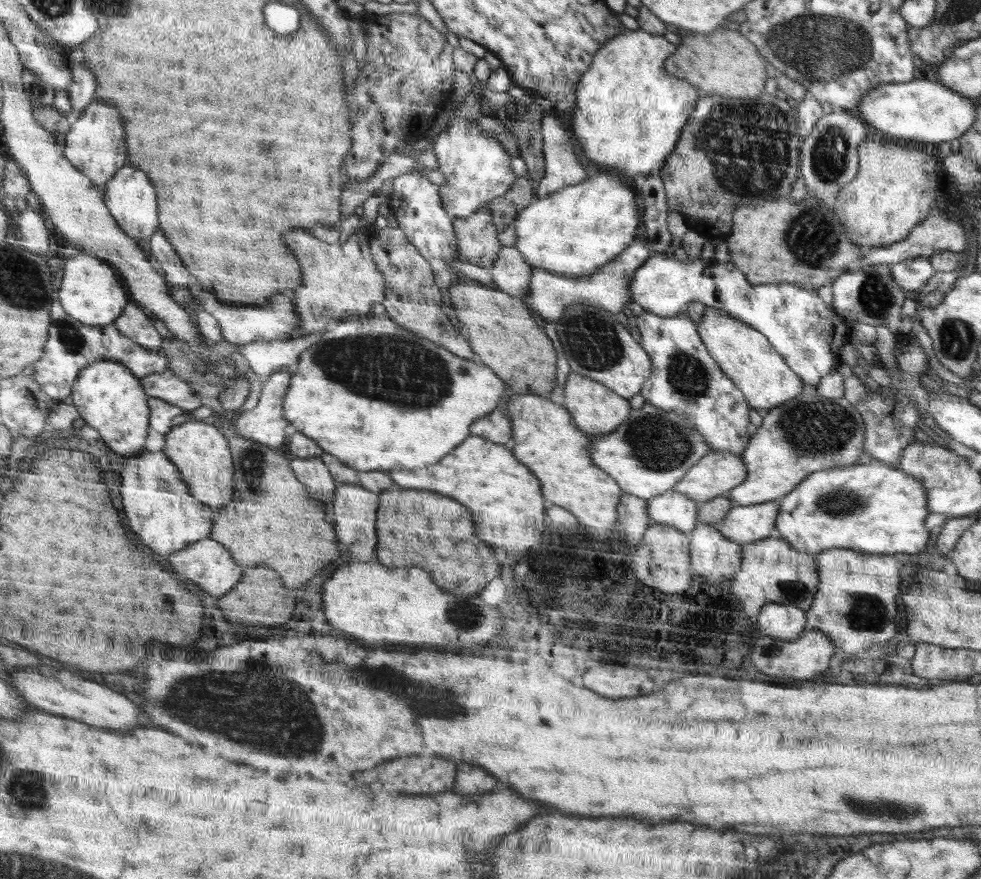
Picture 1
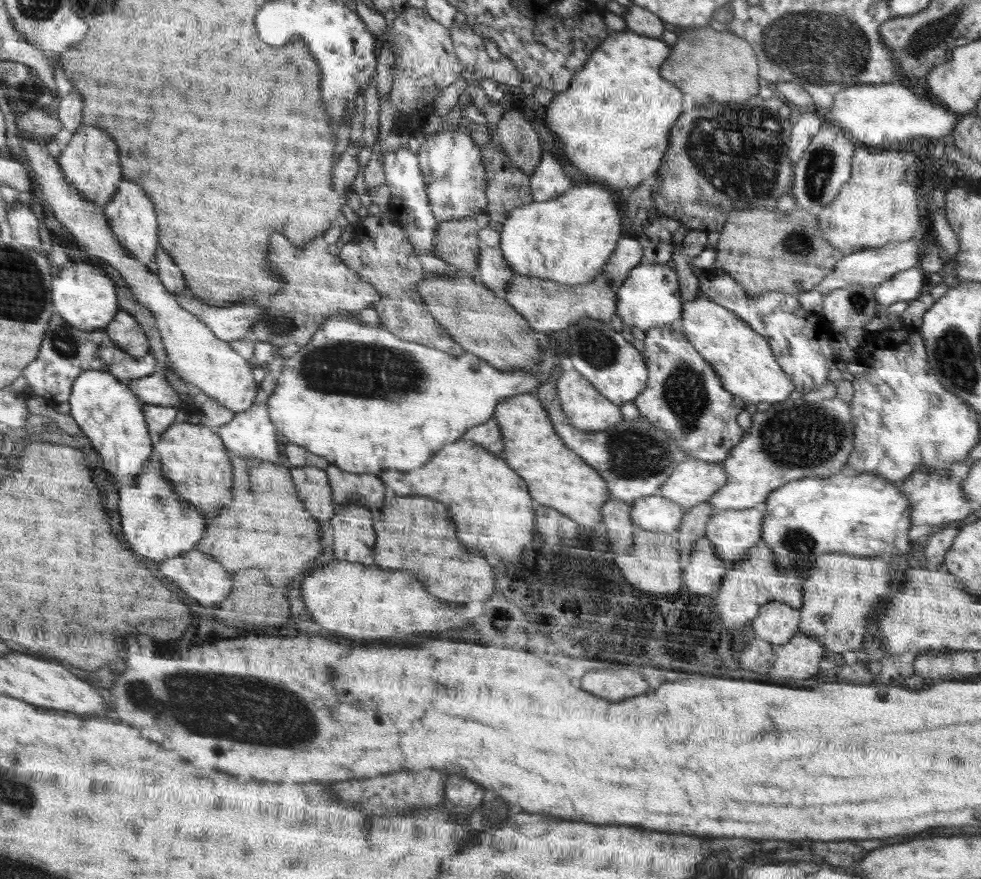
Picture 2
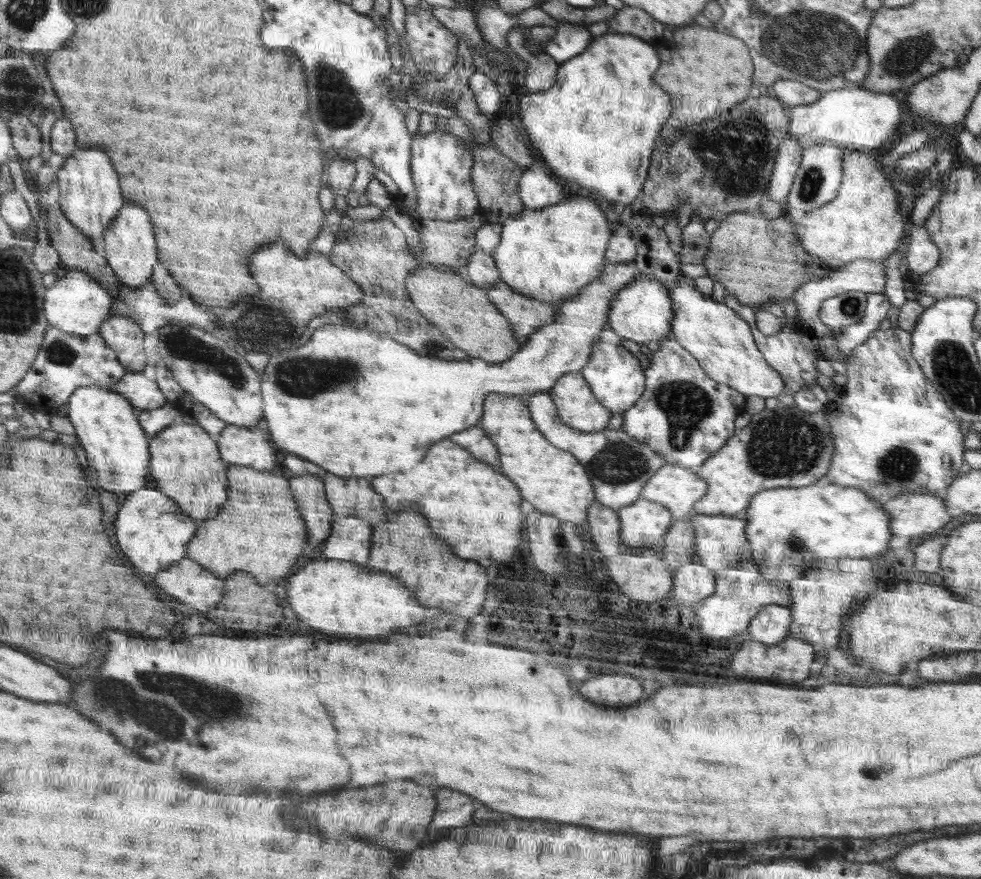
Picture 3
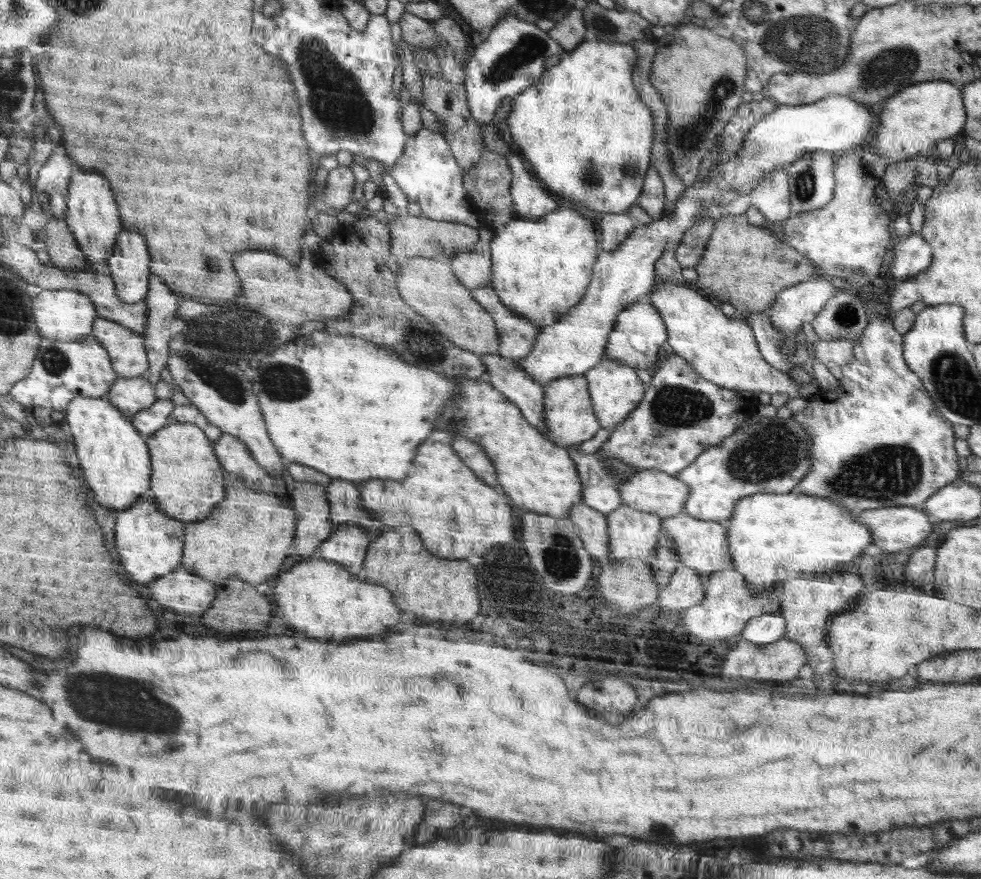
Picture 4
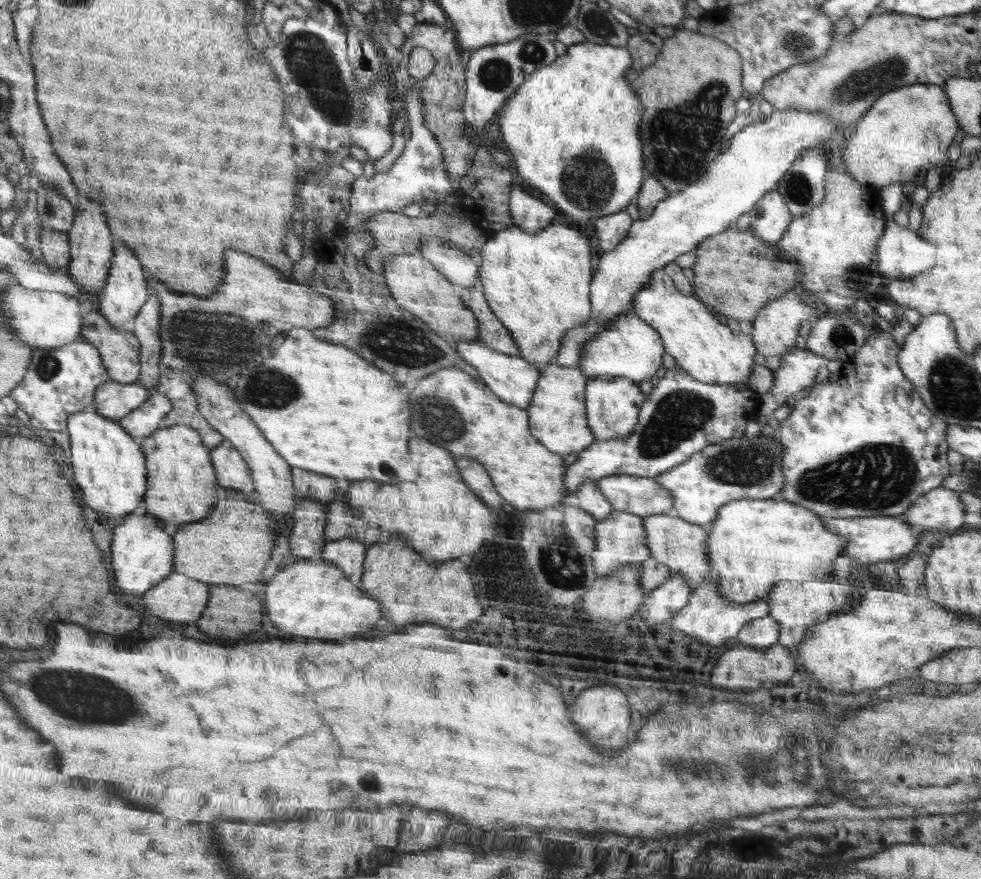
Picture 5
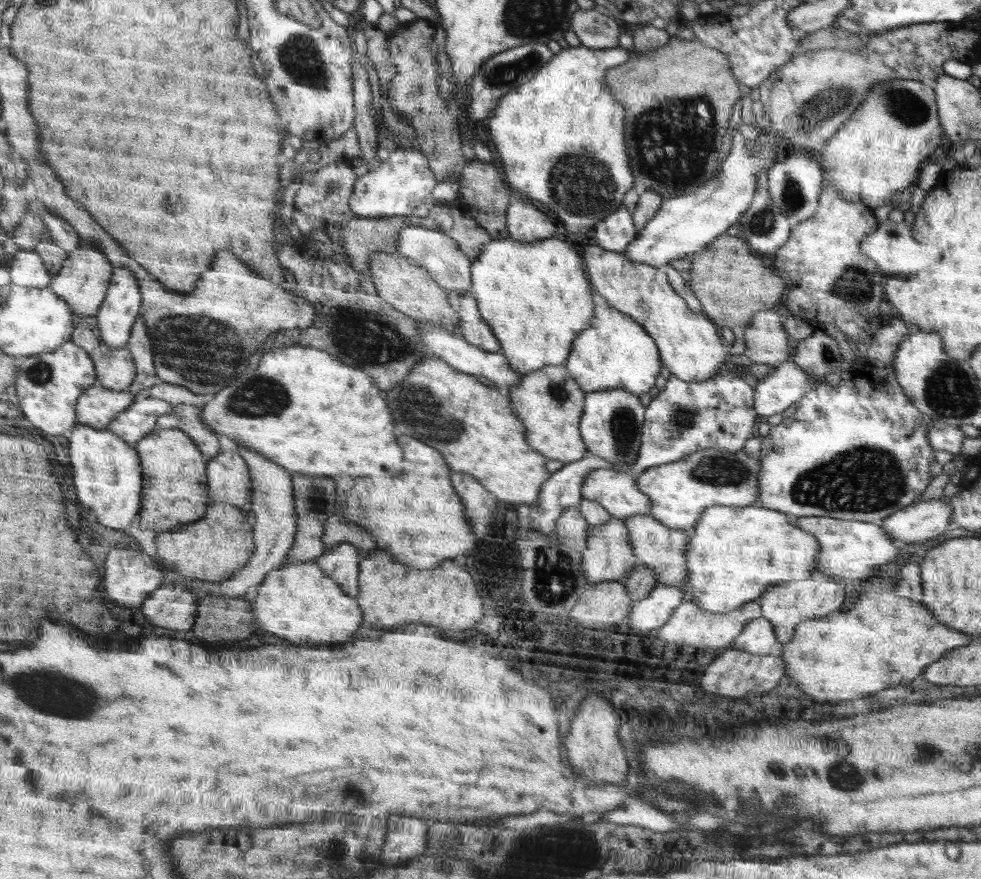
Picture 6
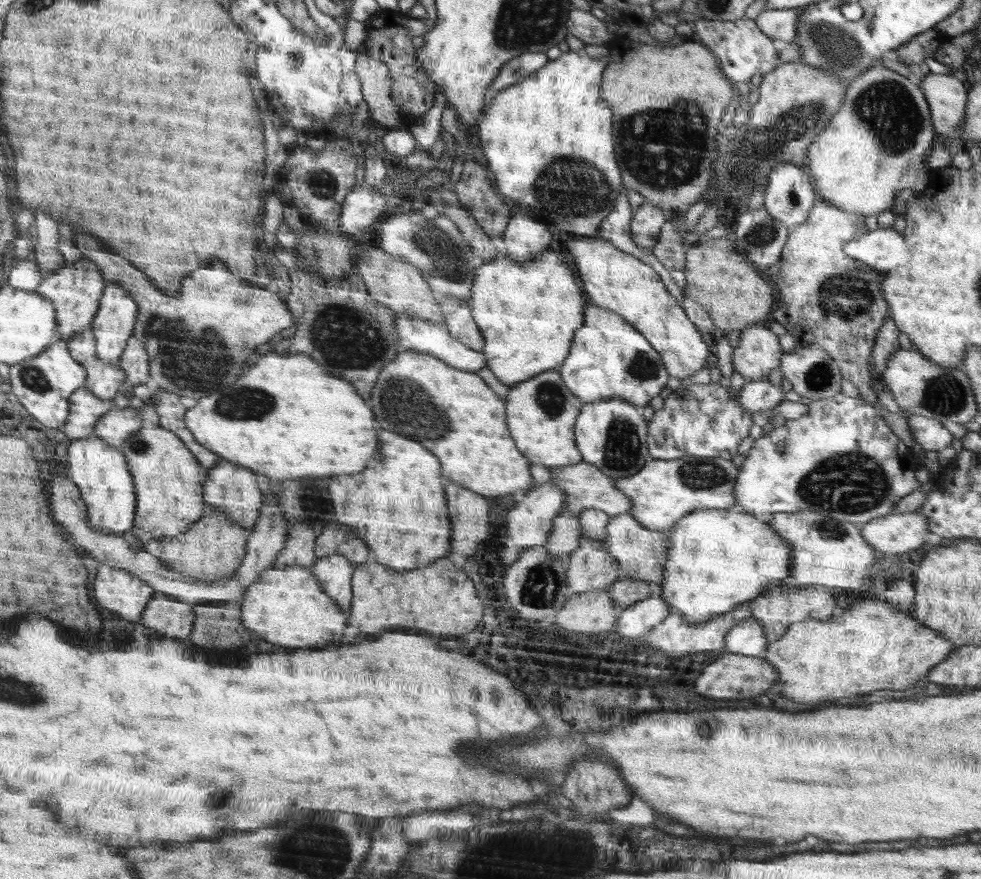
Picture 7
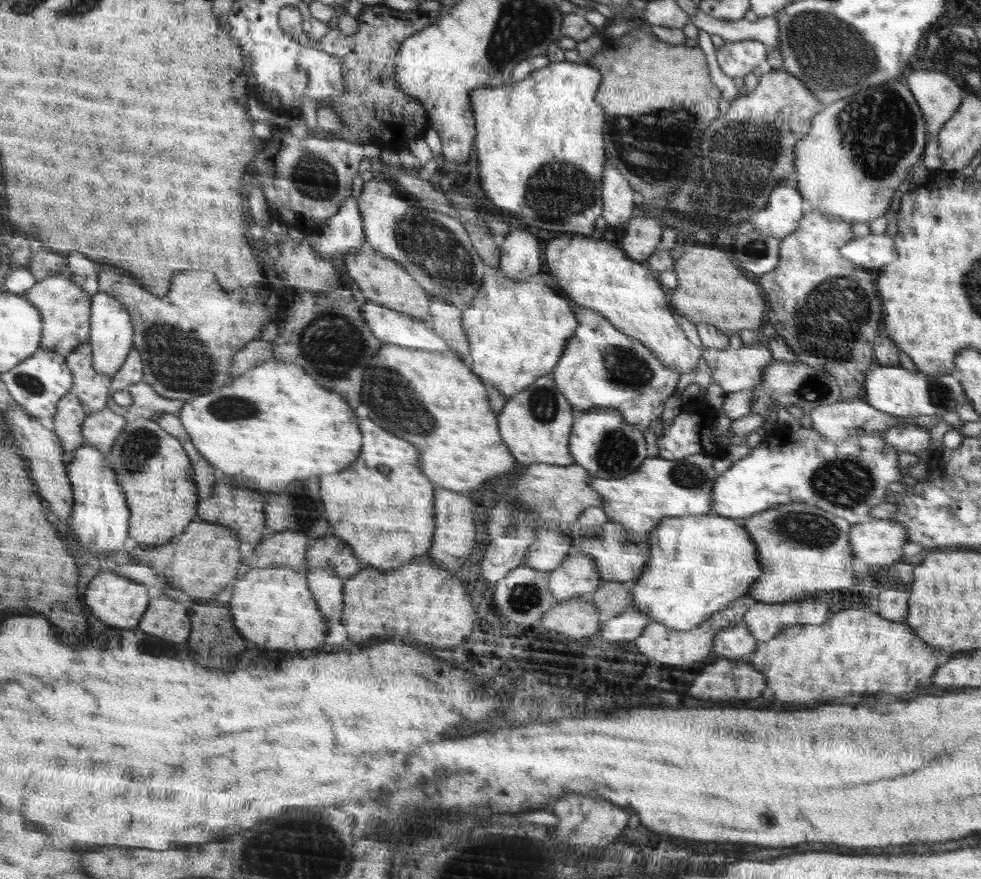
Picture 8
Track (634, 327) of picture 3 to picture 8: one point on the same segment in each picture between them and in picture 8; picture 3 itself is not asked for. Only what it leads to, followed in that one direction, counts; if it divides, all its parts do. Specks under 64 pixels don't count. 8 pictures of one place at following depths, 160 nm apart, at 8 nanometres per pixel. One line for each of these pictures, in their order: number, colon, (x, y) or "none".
4: (637, 337)
5: (630, 347)
6: (616, 351)
7: (609, 357)
8: (601, 367)

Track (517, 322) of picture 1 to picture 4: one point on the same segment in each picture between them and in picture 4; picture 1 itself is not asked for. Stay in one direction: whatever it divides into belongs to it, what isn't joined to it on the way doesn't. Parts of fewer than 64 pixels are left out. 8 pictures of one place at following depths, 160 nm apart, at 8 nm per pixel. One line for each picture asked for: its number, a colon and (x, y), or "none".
2: (485, 324)
3: (465, 314)
4: (429, 285)

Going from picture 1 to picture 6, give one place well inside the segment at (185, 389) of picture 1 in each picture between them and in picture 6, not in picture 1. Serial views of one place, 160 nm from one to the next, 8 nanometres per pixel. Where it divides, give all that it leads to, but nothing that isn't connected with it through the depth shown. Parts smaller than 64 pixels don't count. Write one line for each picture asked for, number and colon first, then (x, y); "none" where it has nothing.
2: (153, 389)
3: (145, 394)
4: (132, 395)
5: (113, 400)
6: (98, 406)

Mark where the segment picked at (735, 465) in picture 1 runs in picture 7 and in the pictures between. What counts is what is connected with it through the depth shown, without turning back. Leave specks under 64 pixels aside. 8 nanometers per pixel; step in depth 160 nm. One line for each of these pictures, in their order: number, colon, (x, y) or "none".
2: (692, 482)
3: (677, 488)
4: (654, 491)
5: (643, 496)
6: (618, 492)
7: (587, 486)

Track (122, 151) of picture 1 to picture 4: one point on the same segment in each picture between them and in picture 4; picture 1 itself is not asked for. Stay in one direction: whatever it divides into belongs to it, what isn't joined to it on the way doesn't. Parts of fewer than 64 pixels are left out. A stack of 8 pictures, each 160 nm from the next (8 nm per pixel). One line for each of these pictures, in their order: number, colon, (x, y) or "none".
2: (90, 162)
3: (90, 197)
4: (92, 214)

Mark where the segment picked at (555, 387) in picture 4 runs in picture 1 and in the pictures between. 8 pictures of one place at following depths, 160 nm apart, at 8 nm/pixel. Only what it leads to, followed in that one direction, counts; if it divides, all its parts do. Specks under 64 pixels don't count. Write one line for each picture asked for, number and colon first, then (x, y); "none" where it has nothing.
1: (597, 410)
2: (586, 409)
3: (578, 408)

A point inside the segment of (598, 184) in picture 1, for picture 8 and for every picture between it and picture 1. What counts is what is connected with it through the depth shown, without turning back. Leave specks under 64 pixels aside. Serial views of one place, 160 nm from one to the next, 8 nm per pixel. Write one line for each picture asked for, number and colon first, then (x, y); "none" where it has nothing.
2: (569, 239)
3: (551, 254)
4: (542, 267)
5: (538, 284)
6: (535, 296)
7: (528, 312)
8: (518, 329)

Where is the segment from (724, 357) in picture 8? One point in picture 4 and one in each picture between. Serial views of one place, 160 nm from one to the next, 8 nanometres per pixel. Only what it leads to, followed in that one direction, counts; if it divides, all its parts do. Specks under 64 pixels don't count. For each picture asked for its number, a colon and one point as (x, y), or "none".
4: (800, 303)
5: (775, 328)
6: (766, 341)
7: (758, 351)

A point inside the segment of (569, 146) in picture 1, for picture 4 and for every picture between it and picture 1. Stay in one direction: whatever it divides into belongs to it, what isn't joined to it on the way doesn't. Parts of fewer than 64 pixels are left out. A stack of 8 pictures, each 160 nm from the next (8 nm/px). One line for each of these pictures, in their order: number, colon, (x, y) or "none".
2: (549, 181)
3: (536, 188)
4: (530, 200)

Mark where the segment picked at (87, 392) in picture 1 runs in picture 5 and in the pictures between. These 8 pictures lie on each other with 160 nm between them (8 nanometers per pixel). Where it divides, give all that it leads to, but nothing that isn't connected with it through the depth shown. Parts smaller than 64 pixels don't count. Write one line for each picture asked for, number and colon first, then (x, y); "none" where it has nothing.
2: (106, 410)
3: (105, 424)
4: (116, 464)
5: (109, 467)

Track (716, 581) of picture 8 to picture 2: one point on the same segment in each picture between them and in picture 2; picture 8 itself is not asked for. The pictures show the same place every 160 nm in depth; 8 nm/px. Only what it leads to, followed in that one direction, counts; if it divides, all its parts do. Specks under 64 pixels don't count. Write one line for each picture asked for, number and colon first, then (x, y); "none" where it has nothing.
2: (865, 515)
3: (786, 526)
4: (773, 537)
5: (754, 543)
6: (736, 553)
7: (720, 558)

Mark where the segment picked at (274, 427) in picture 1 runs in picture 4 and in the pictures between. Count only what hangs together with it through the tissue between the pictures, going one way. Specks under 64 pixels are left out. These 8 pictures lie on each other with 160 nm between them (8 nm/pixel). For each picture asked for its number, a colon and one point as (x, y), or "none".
2: (252, 434)
3: (240, 445)
4: (235, 456)

